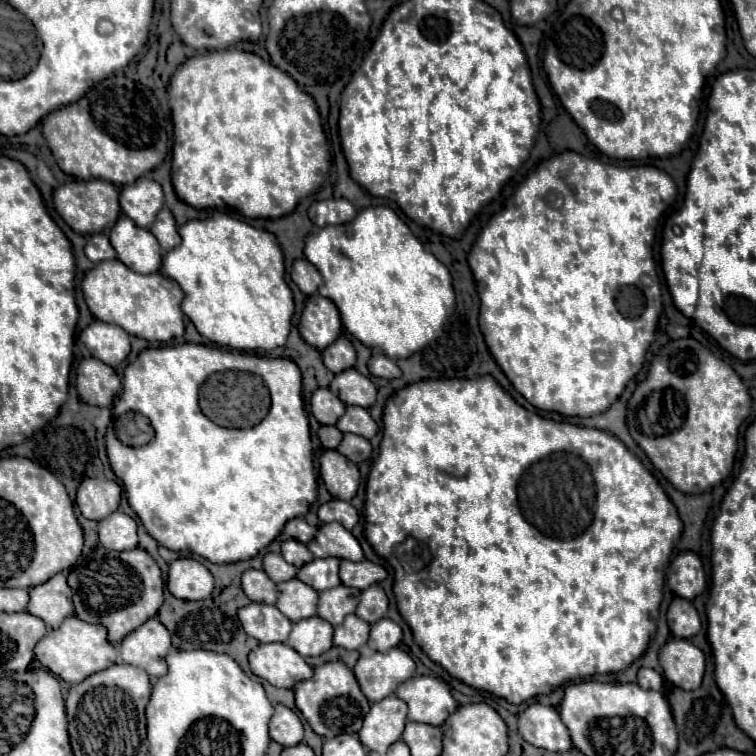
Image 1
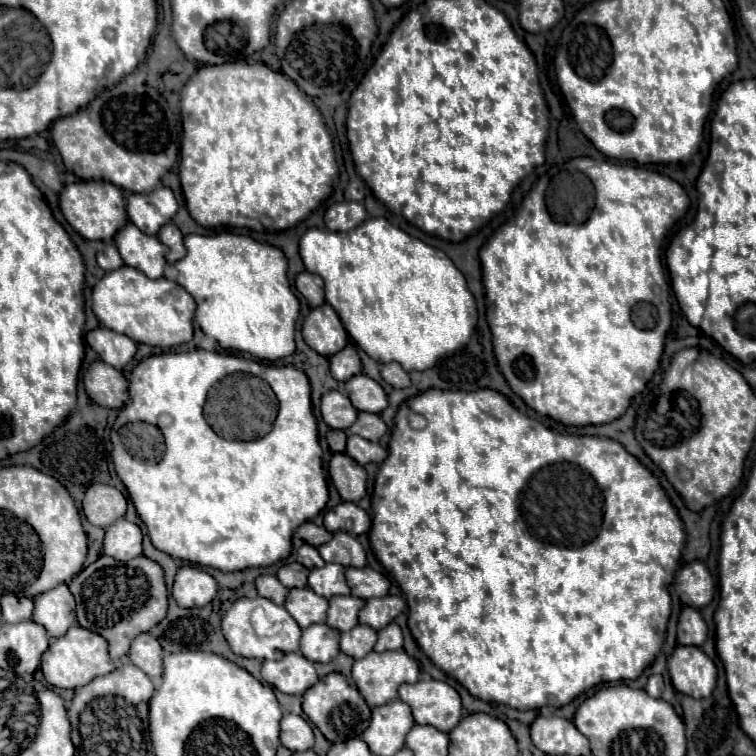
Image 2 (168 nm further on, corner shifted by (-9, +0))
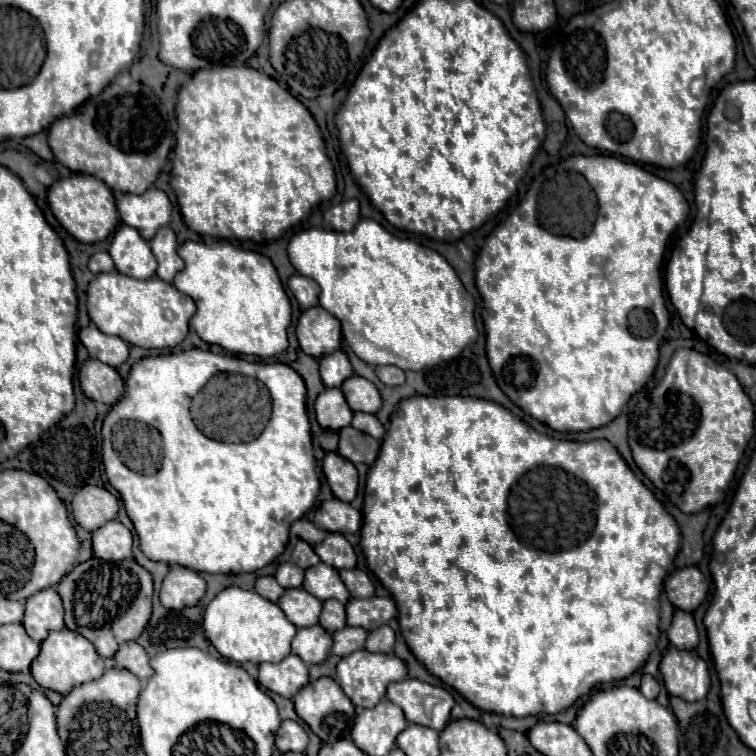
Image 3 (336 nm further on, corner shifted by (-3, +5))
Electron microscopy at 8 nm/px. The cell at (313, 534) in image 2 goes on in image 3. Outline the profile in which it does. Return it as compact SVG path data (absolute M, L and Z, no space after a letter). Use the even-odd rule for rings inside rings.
M302 518L302 520L296 520L296 524L292 524L292 528L290 528L290 532L294 534L294 536L298 536L300 540L304 540L304 542L308 542L308 544L318 544L320 540L324 540L324 536L326 536L326 532L324 530L320 530L318 526L314 526L310 520L306 520L306 518Z

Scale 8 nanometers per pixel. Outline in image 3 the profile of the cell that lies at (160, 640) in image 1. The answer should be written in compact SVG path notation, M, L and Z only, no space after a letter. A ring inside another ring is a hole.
M124 642L120 644L120 650L114 656L118 668L126 668L132 674L136 674L140 680L152 676L152 666L148 662L148 654L144 648L140 648L138 642Z

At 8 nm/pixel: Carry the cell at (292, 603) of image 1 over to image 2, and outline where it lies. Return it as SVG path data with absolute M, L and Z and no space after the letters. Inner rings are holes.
M304 587L304 589L290 589L284 607L304 629L308 625L326 621L328 601L324 597L318 597L310 587Z

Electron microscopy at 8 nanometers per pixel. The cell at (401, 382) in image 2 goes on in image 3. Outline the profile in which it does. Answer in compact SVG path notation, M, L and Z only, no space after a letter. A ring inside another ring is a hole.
M376 366L376 376L388 386L404 384L404 372L396 366Z

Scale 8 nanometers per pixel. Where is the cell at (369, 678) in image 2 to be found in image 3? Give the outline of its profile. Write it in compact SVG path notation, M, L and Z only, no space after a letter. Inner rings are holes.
M358 650L352 652L350 656L344 656L338 666L338 684L342 686L344 694L354 702L354 706L360 708L374 708L380 698L386 696L386 686L396 680L404 680L408 676L406 662L398 658L396 654L382 654L382 652L368 652L368 650Z

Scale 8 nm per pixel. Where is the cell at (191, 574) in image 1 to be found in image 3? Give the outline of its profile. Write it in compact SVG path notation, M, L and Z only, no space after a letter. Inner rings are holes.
M172 566L162 582L160 602L170 610L182 610L186 606L196 606L206 594L204 578L184 566Z

